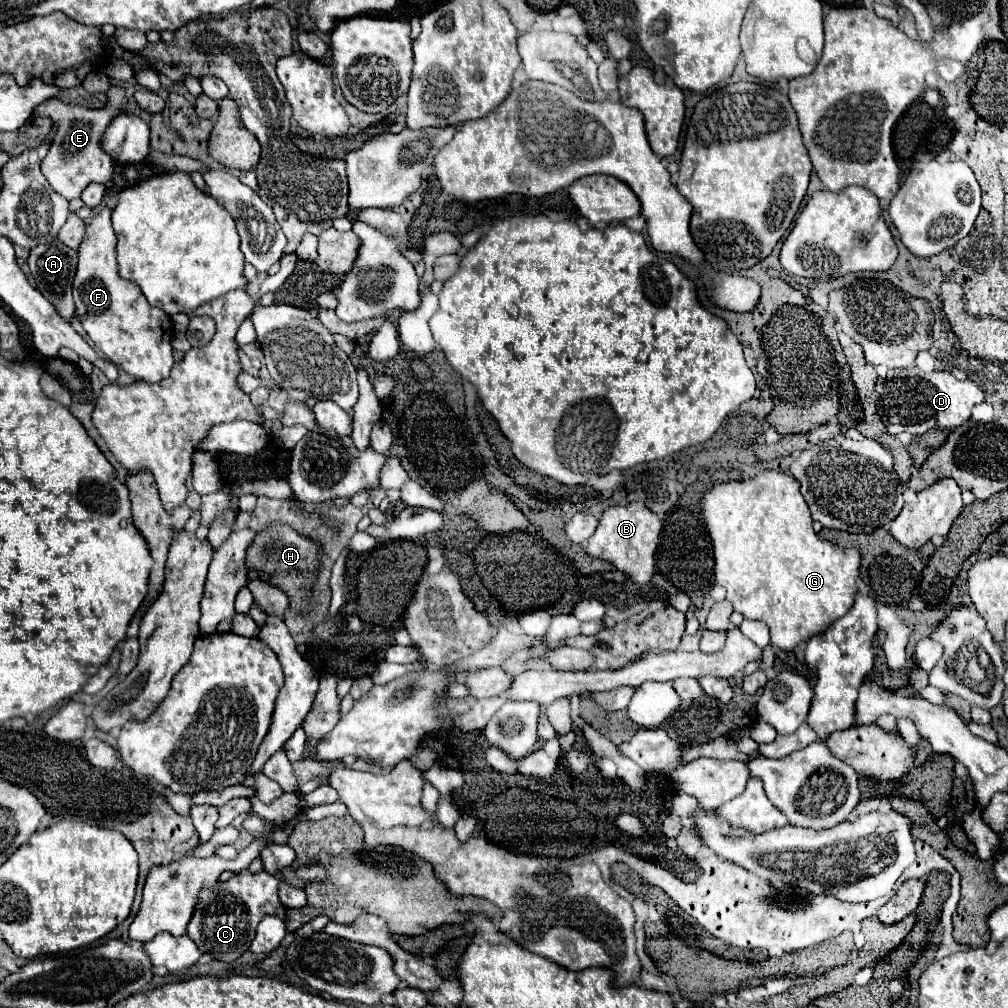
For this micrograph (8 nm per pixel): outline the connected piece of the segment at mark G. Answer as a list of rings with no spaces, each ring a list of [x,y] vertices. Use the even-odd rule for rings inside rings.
[[[766,470],[762,474],[758,474],[752,480],[744,480],[744,482],[728,482],[728,484],[716,484],[710,492],[706,492],[704,500],[702,500],[702,512],[704,512],[704,520],[708,524],[708,532],[714,544],[714,558],[716,558],[716,582],[720,586],[726,588],[726,600],[734,606],[736,612],[744,614],[744,618],[748,620],[764,620],[770,628],[772,634],[772,644],[790,652],[794,650],[800,642],[808,642],[812,636],[818,636],[820,632],[824,632],[834,620],[838,620],[840,616],[844,616],[852,604],[854,604],[854,596],[858,594],[858,578],[860,578],[860,552],[854,548],[840,548],[838,544],[832,544],[828,540],[822,540],[816,536],[816,532],[812,530],[812,518],[810,518],[810,510],[808,504],[804,500],[804,496],[800,494],[798,488],[798,480],[786,472],[780,470]]]

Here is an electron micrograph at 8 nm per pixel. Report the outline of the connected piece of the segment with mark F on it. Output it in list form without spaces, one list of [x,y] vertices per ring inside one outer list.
[[[102,208],[86,228],[86,236],[78,248],[78,268],[74,276],[76,312],[94,340],[98,350],[116,366],[144,382],[160,382],[168,378],[173,360],[171,344],[174,329],[171,317],[160,308],[152,308],[142,290],[134,282],[126,282],[118,274],[116,234],[110,220],[112,208]]]

